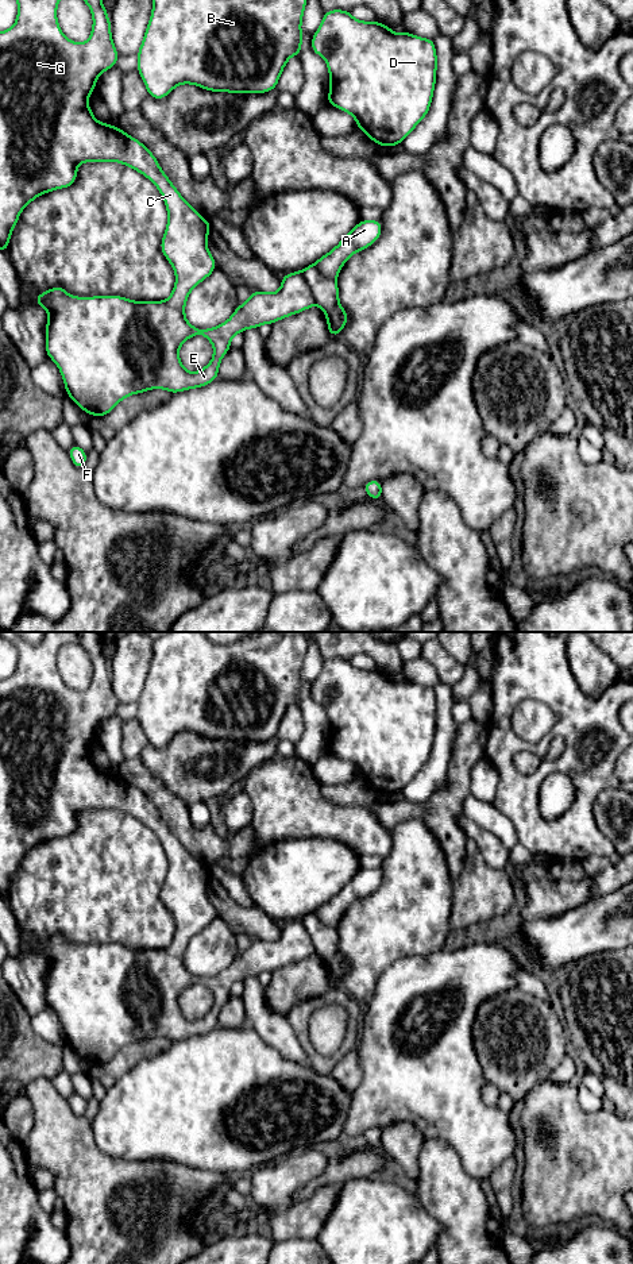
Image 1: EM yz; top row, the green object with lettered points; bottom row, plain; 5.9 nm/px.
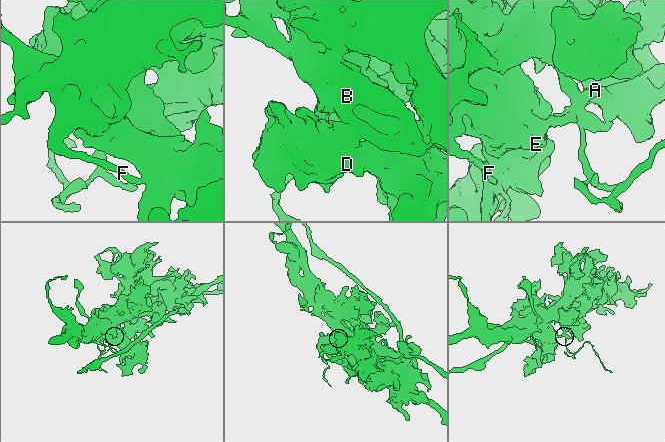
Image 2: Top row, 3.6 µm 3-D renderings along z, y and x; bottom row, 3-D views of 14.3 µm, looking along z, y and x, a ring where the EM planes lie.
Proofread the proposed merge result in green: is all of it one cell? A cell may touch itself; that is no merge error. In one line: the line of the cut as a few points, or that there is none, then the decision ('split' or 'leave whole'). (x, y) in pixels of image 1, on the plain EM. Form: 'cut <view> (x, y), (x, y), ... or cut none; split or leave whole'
cut yz (300, 920), (316, 951); split

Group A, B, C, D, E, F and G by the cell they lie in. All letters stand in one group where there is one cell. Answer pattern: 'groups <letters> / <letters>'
groups A C D E G / B F

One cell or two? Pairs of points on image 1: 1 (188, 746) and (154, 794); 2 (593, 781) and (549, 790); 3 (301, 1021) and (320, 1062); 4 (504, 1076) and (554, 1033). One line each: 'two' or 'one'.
1: two
2: two
3: one
4: one

